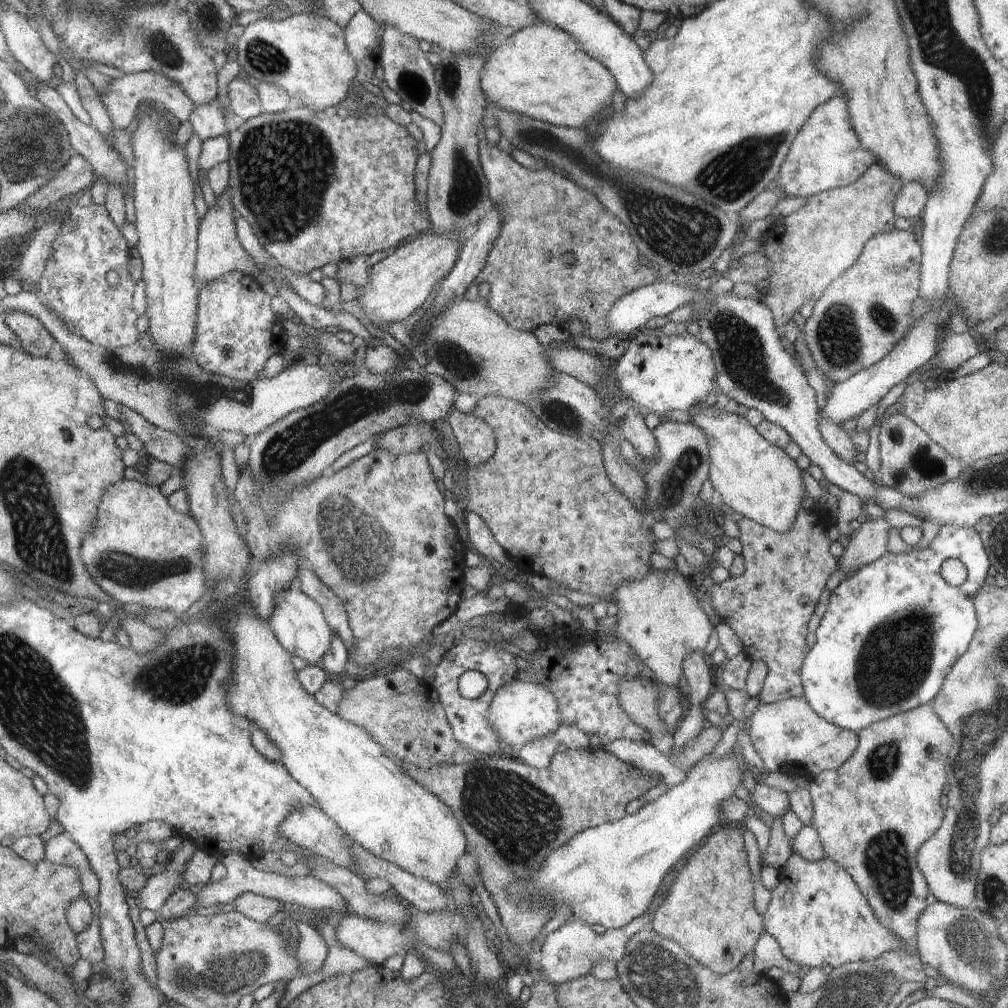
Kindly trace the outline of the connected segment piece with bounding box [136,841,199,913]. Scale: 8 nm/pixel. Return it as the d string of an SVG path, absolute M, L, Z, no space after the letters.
M186 841L178 852L170 853L168 866L159 874L147 878L146 885L138 892L138 902L142 902L142 908L160 913L162 906L170 896L179 889L184 878L184 864L192 858L192 854L199 848L192 841Z

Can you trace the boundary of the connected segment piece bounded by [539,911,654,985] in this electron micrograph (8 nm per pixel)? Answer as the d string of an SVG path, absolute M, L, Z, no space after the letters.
M646 912L644 915L632 920L630 924L622 929L606 929L604 934L595 934L590 928L579 920L569 920L564 926L550 932L544 944L542 944L542 958L540 958L540 968L544 972L546 980L552 985L562 984L566 980L575 980L580 976L587 976L594 964L602 960L614 960L618 963L626 953L626 944L634 934L639 934L643 930L648 930L653 920L654 912Z

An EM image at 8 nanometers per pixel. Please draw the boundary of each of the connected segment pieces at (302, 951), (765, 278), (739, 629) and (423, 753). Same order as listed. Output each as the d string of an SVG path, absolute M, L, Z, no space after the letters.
M297 922L299 944L296 960L302 966L302 975L313 974L322 968L328 954L328 946L323 934L315 928L314 923Z
M872 164L858 180L809 197L806 204L786 217L777 217L754 252L730 266L722 283L754 285L754 292L772 314L776 327L784 328L808 300L819 300L826 288L850 270L865 245L876 234L895 230L894 198L904 182Z
M800 510L794 518L790 532L784 534L770 530L757 524L754 520L742 518L738 522L742 556L745 559L745 572L741 576L731 576L720 584L708 580L698 592L708 594L710 606L716 611L720 620L730 626L744 647L744 652L750 660L762 660L767 667L763 688L759 699L761 703L774 703L788 700L792 697L803 697L804 686L801 682L802 664L808 654L806 636L808 623L826 588L827 580L837 570L838 560L829 552L831 541L826 536L826 529L832 524L827 510Z
M398 668L386 676L373 674L353 682L338 702L338 716L345 722L364 728L386 752L416 768L445 765L462 748L453 736L441 702L432 700L433 689L425 679Z

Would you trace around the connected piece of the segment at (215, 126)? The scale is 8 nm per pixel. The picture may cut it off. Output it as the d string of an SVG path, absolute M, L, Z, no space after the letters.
M218 99L212 100L208 104L202 104L202 106L194 105L189 121L194 127L194 133L202 142L228 134L225 126L226 118L221 110Z

